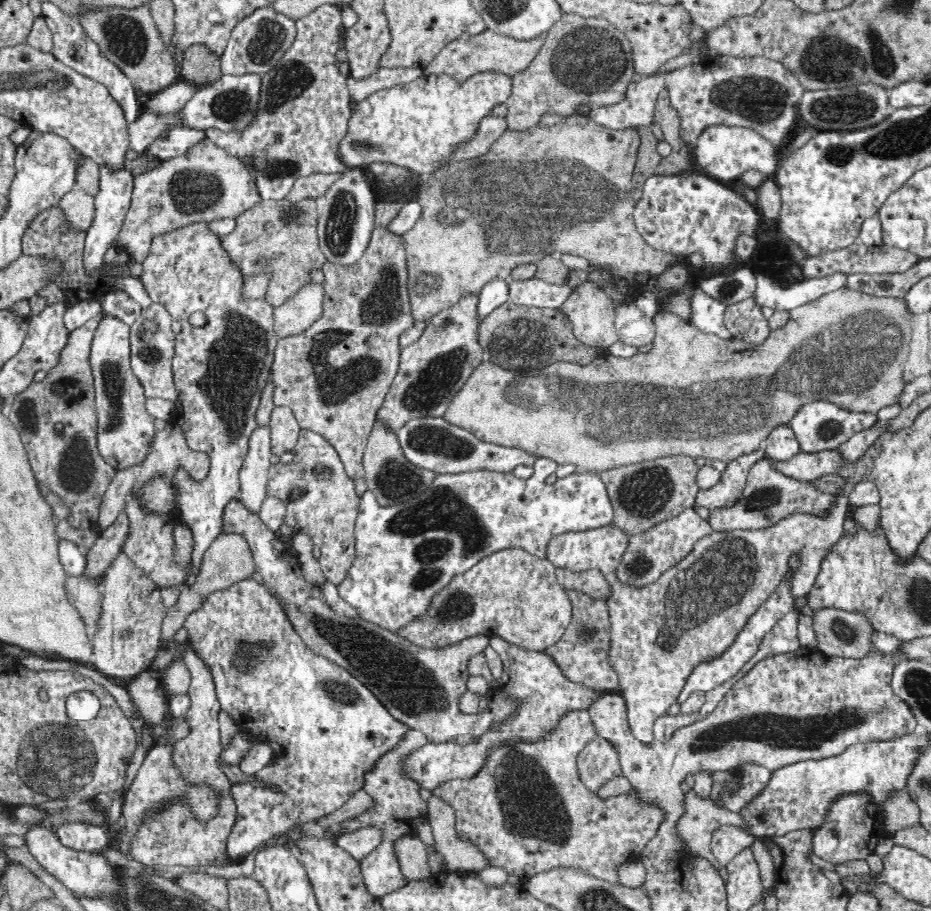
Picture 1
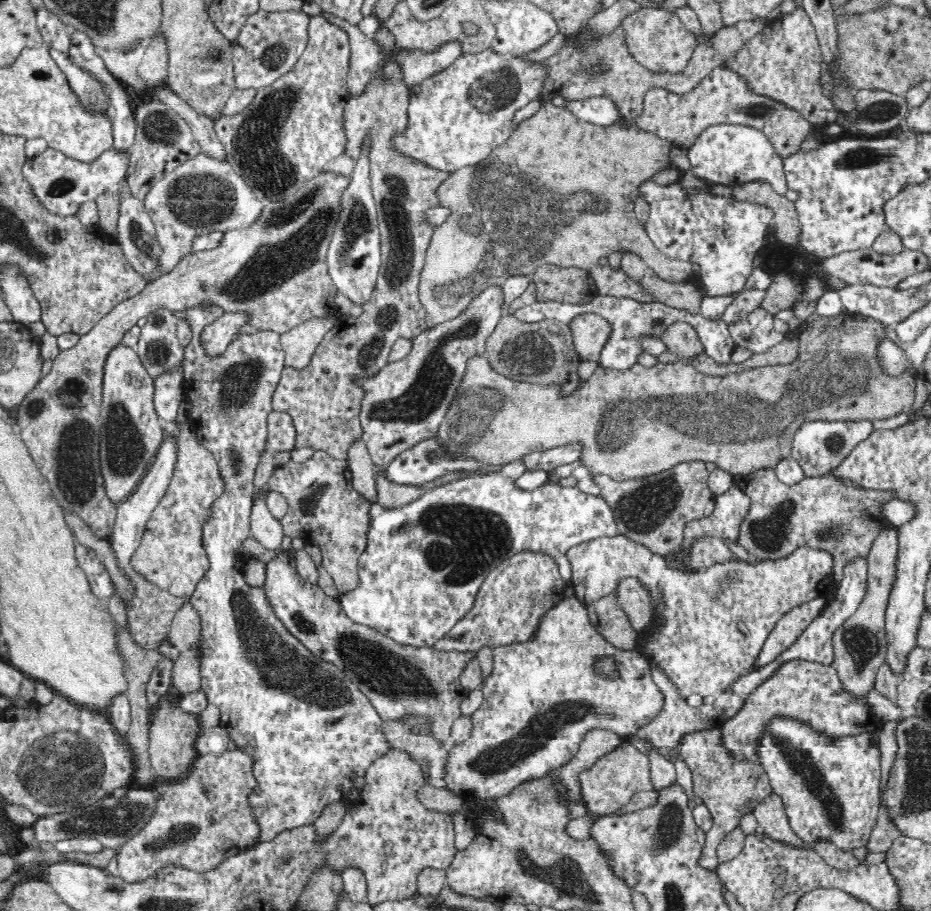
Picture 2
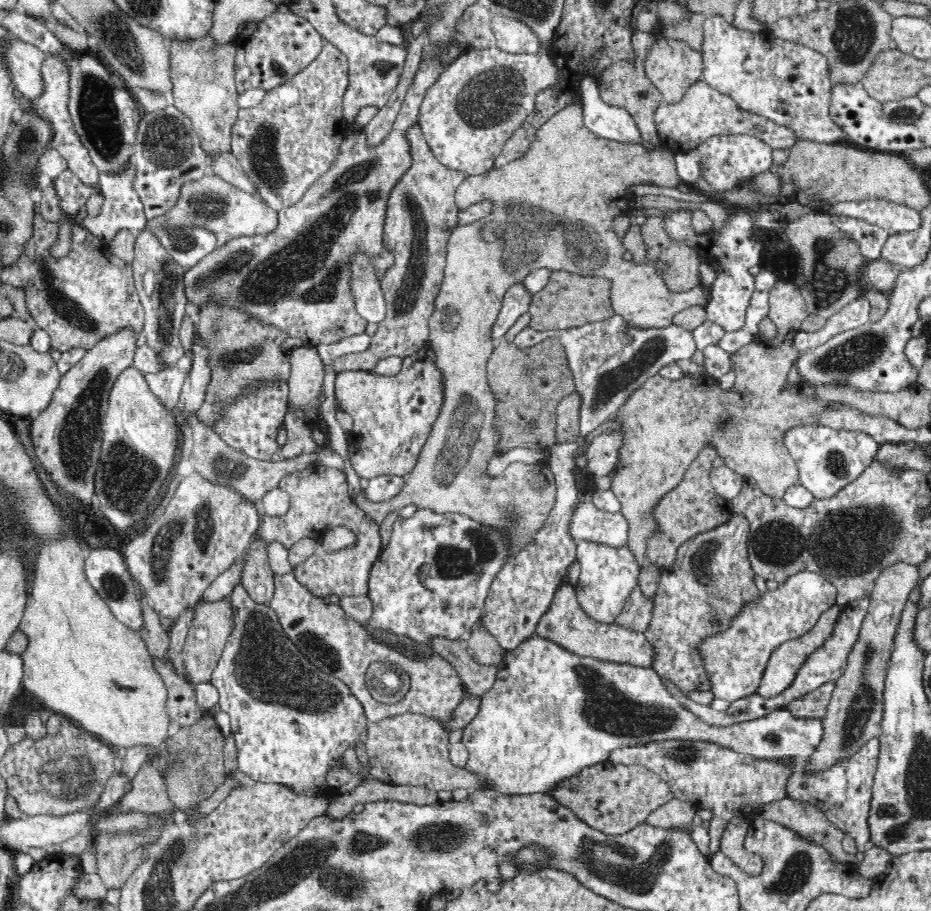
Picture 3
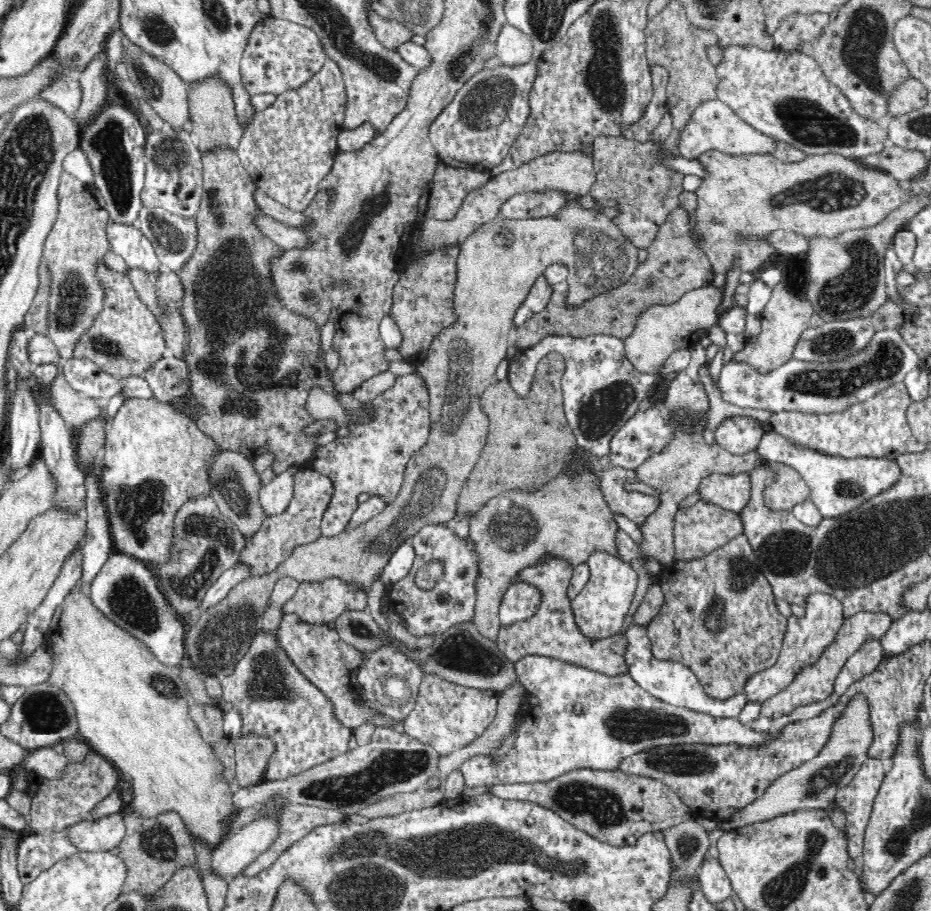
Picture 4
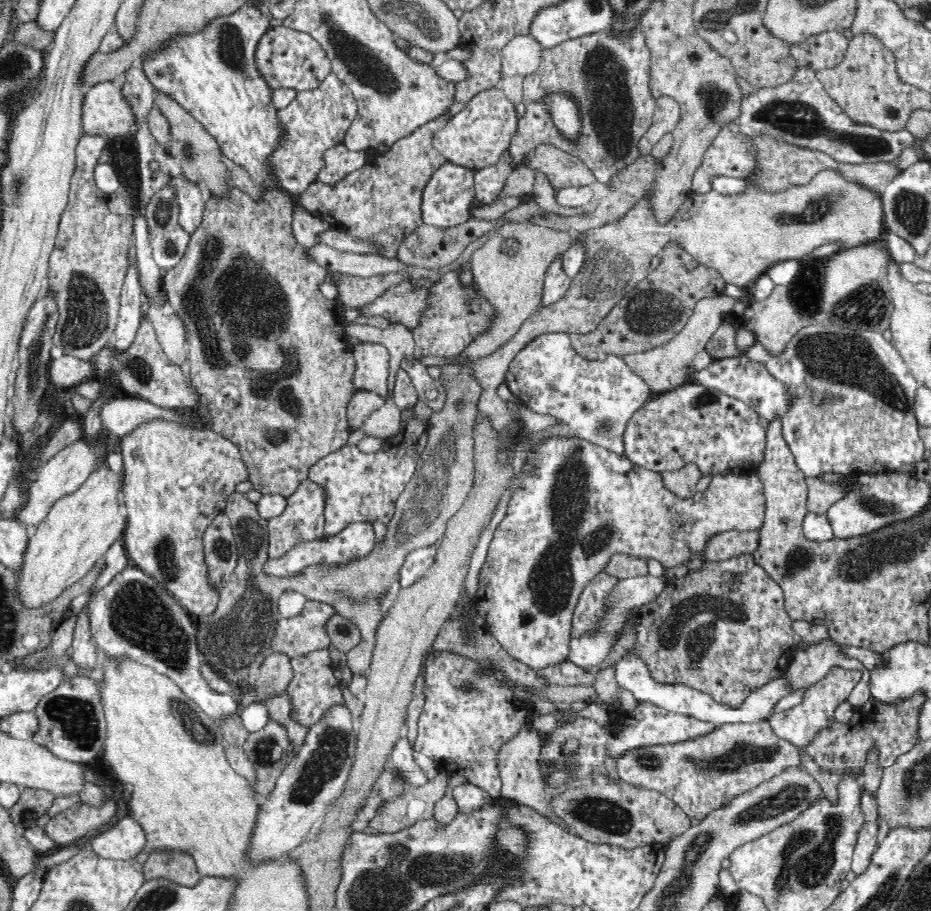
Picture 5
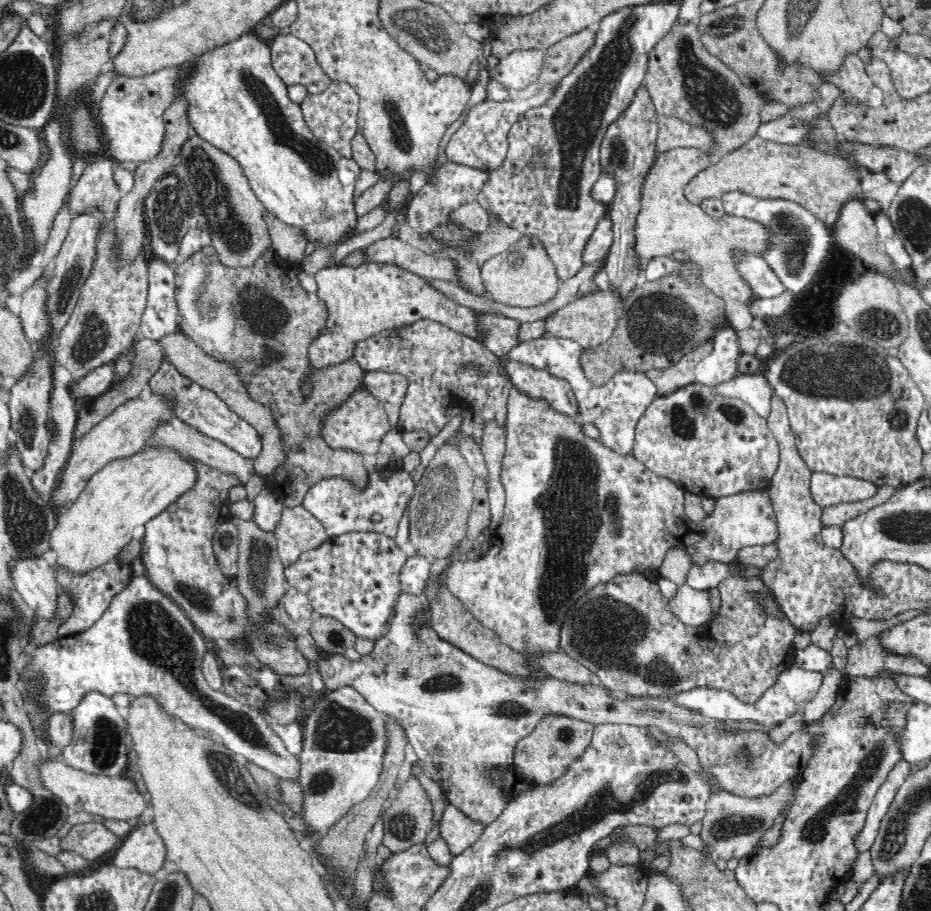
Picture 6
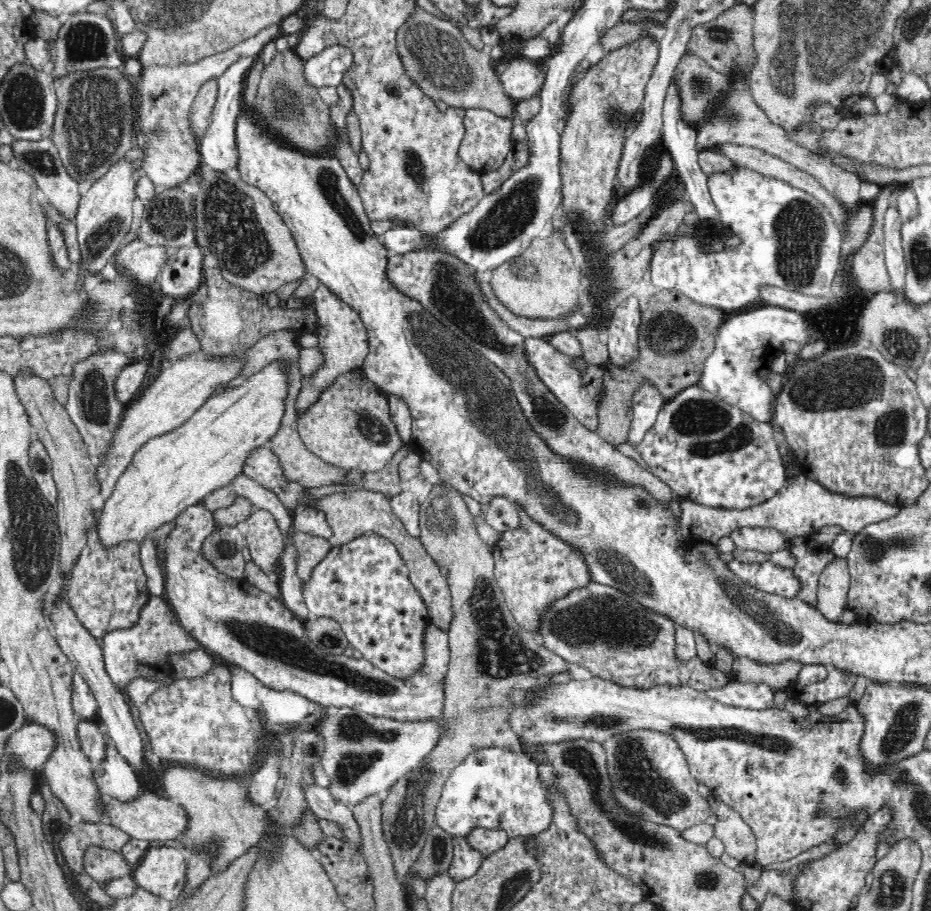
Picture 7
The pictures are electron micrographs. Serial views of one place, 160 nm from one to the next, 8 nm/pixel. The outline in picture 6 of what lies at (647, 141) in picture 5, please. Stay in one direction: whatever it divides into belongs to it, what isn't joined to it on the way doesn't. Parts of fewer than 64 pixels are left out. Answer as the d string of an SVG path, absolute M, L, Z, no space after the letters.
M658 115L656 152L668 152L672 148L700 148L706 150L713 145L713 135L704 128L696 127L675 116Z

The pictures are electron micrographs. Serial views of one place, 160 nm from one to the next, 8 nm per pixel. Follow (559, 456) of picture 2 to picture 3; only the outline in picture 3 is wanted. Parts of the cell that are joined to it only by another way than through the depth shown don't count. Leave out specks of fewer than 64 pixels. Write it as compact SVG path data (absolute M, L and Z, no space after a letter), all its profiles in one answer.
M608 433L594 436L582 453L587 458L587 469L584 472L592 476L604 476L611 471L616 457L616 450L613 450L616 444L616 439Z

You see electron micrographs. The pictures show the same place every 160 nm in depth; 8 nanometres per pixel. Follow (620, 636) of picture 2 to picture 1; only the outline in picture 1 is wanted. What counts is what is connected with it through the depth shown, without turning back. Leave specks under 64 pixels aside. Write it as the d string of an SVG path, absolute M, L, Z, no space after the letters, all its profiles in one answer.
M566 589L572 606L571 623L567 632L562 634L560 640L544 648L544 653L552 655L552 661L562 669L562 673L570 682L590 688L595 692L609 692L619 688L619 675L616 669L608 663L610 652L610 610L602 601L592 599L589 595L578 593L574 589Z

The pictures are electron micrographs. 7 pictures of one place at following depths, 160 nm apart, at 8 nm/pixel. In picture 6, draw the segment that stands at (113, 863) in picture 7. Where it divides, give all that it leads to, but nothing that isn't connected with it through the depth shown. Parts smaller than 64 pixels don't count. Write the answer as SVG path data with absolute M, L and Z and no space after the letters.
M101 822L77 825L66 836L60 838L60 846L89 861L105 861L110 858L121 840Z

